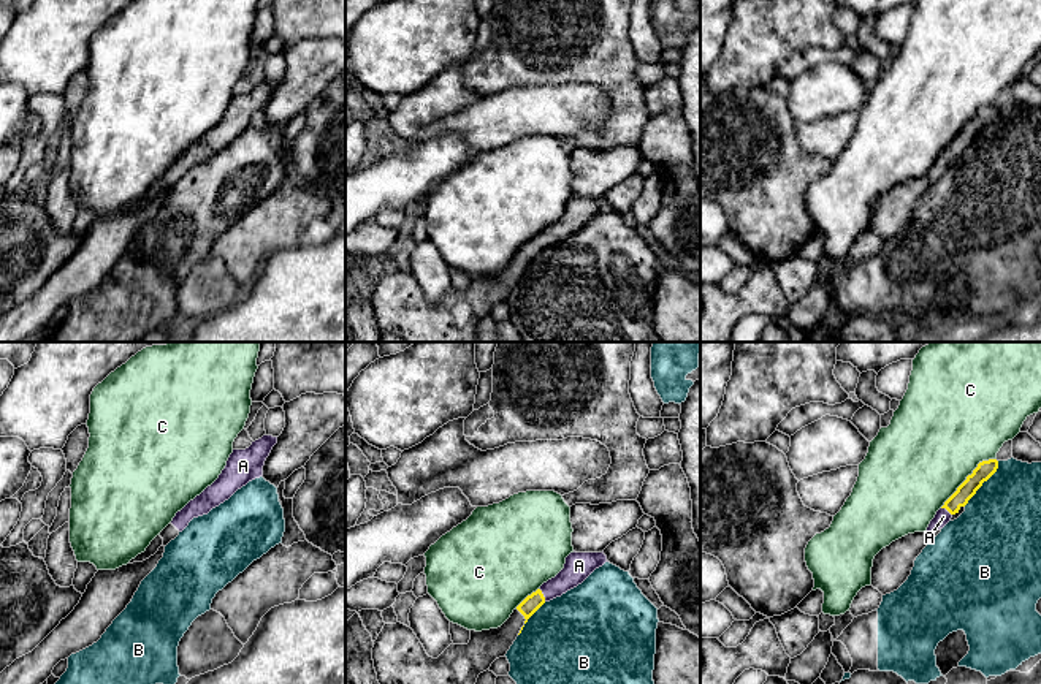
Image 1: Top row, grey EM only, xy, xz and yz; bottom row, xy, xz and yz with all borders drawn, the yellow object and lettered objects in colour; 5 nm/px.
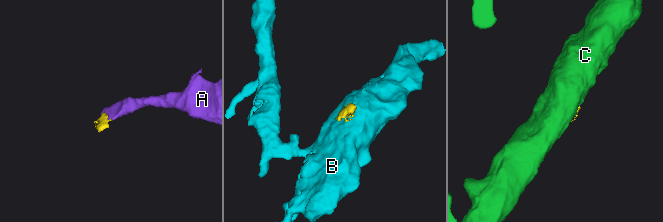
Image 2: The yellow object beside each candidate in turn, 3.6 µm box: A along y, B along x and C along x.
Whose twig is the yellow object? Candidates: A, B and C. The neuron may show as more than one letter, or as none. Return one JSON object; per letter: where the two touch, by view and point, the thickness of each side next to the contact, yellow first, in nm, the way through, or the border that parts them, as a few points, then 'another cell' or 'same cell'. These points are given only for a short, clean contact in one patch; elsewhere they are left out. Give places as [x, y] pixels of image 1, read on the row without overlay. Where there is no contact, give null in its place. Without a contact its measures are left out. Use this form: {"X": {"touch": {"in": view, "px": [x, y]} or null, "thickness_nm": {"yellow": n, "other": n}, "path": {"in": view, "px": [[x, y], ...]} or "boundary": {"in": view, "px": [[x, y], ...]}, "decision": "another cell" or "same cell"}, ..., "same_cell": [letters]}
{"A": {"touch": {"in": "xz", "px": [542, 241]}, "thickness_nm": {"yellow": 90, "other": 140}, "path": {"in": "xz", "px": [[531, 249], [542, 241], [558, 231], [579, 211]]}, "decision": "same cell"}, "B": {"touch": {"in": "yz", "px": [983, 127]}, "thickness_nm": {"yellow": 90, "other": 400}, "boundary": {"in": "yz", "px": [[999, 106], [999, 113], [964, 151]]}, "decision": "another cell"}, "C": {"touch": {"in": "yz", "px": [967, 122]}, "thickness_nm": {"yellow": 90, "other": 500}, "decision": "another cell"}, "same_cell": ["A"]}

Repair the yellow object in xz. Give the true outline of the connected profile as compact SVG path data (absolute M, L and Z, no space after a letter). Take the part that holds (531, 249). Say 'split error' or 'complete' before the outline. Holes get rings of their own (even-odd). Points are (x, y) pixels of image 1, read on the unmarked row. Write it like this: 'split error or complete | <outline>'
split error | M570 198L564 214L528 241L498 274L471 276L467 290L450 290L437 304L426 299L414 276L401 268L385 269L372 293L377 326L382 332L396 332L404 342L475 342L475 328L491 309L505 302L507 296L521 279L528 264L545 249L561 242L582 230L596 214L602 212L607 201L602 198Z

